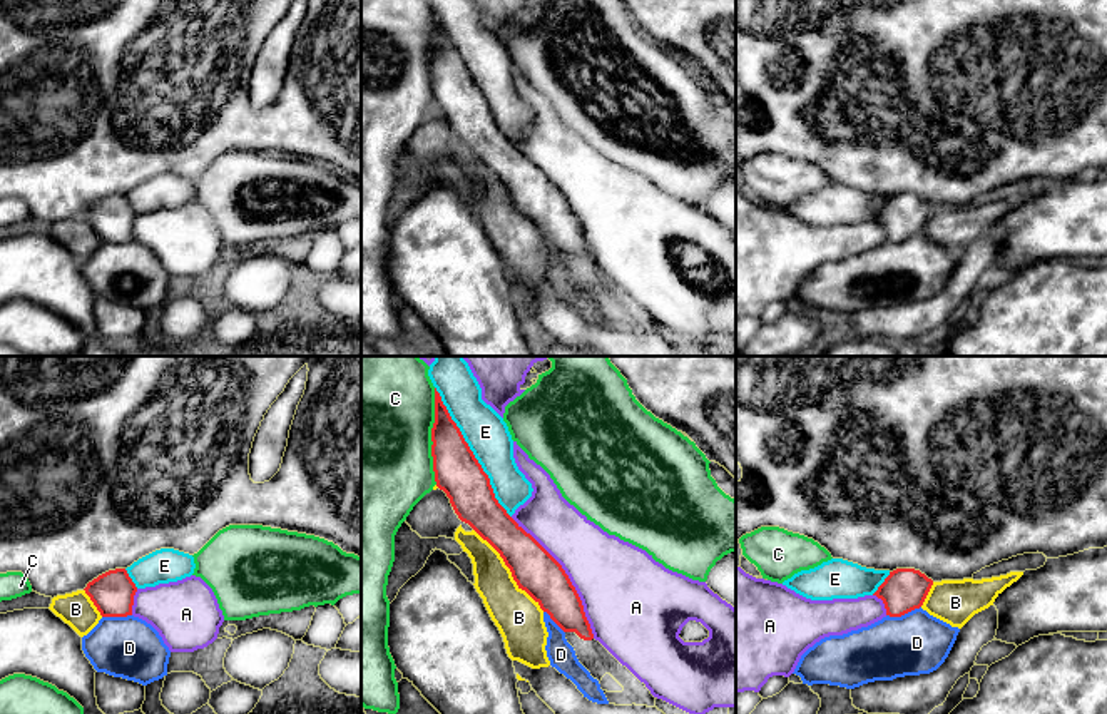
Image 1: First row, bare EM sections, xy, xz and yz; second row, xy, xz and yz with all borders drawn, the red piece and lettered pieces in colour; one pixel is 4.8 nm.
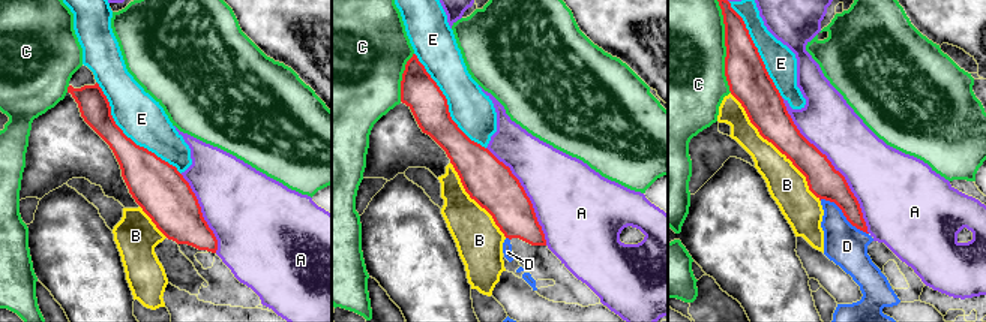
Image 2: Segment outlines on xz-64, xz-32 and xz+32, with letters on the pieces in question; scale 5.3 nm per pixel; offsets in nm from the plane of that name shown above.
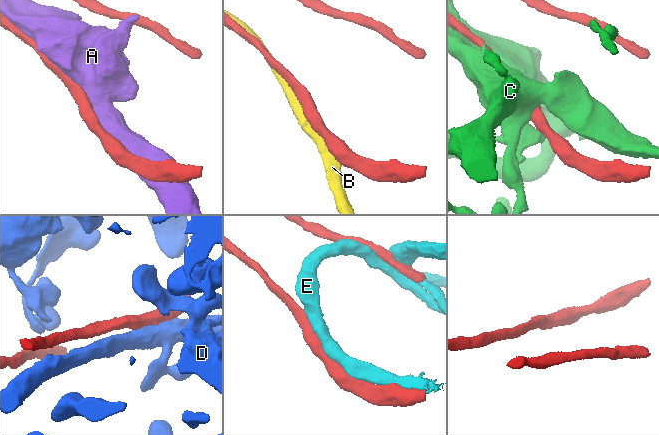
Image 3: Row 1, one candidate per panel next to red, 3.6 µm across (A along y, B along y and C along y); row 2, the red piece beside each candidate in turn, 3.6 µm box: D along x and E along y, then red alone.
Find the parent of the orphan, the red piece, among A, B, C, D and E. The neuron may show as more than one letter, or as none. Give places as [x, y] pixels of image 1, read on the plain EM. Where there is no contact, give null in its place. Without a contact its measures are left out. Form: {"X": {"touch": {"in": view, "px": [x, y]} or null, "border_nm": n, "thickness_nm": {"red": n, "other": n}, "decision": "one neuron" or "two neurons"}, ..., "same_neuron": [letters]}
{"A": {"touch": {"in": "xz", "px": [567, 203]}, "border_nm": 700, "thickness_nm": {"red": 220, "other": 400}, "decision": "two neurons"}, "B": {"touch": {"in": "xz", "px": [510, 196]}, "border_nm": 500, "thickness_nm": {"red": 220, "other": 220}, "decision": "one neuron"}, "C": {"touch": {"in": "xz", "px": [432, 62]}, "border_nm": 460, "thickness_nm": {"red": 220, "other": 500}, "decision": "two neurons"}, "D": {"touch": {"in": "yz", "px": [903, 239]}, "border_nm": 180, "thickness_nm": {"red": 200, "other": 300}, "decision": "two neurons"}, "E": {"touch": {"in": "xz", "px": [472, 77]}, "border_nm": 750, "thickness_nm": {"red": 220, "other": 200}, "decision": "one neuron"}, "same_neuron": ["B", "E"]}

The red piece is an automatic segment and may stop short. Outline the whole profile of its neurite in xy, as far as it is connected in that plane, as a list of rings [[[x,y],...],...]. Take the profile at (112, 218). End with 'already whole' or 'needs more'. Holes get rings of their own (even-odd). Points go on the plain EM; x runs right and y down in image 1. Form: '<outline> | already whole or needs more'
[[[115,194],[89,207],[84,216],[54,222],[48,234],[84,263],[102,242],[132,241],[135,217],[127,196]]] | needs more

